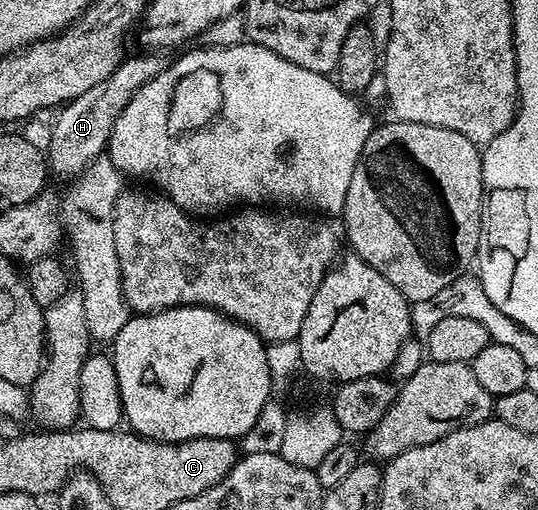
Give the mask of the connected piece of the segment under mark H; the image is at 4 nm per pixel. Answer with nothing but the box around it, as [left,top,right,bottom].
[46,54,170,181]

